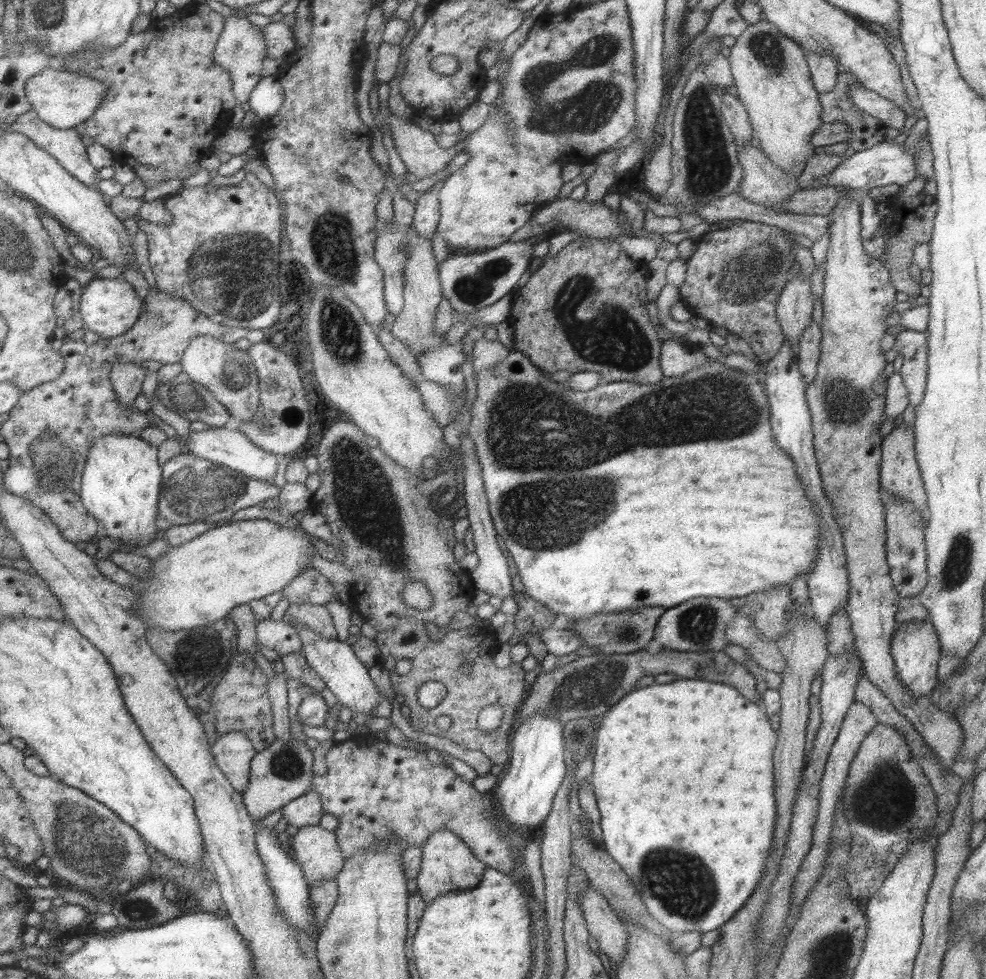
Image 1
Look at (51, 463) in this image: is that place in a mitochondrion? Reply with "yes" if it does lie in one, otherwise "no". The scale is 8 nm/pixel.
yes

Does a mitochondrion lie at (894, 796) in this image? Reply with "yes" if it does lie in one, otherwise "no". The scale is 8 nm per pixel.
yes

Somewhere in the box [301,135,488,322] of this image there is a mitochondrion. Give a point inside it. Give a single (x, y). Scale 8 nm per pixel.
(331, 245)

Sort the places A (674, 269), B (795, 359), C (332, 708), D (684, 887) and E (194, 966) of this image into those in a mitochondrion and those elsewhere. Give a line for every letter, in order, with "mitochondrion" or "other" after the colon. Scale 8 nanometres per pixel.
A: other
B: other
C: other
D: mitochondrion
E: other

